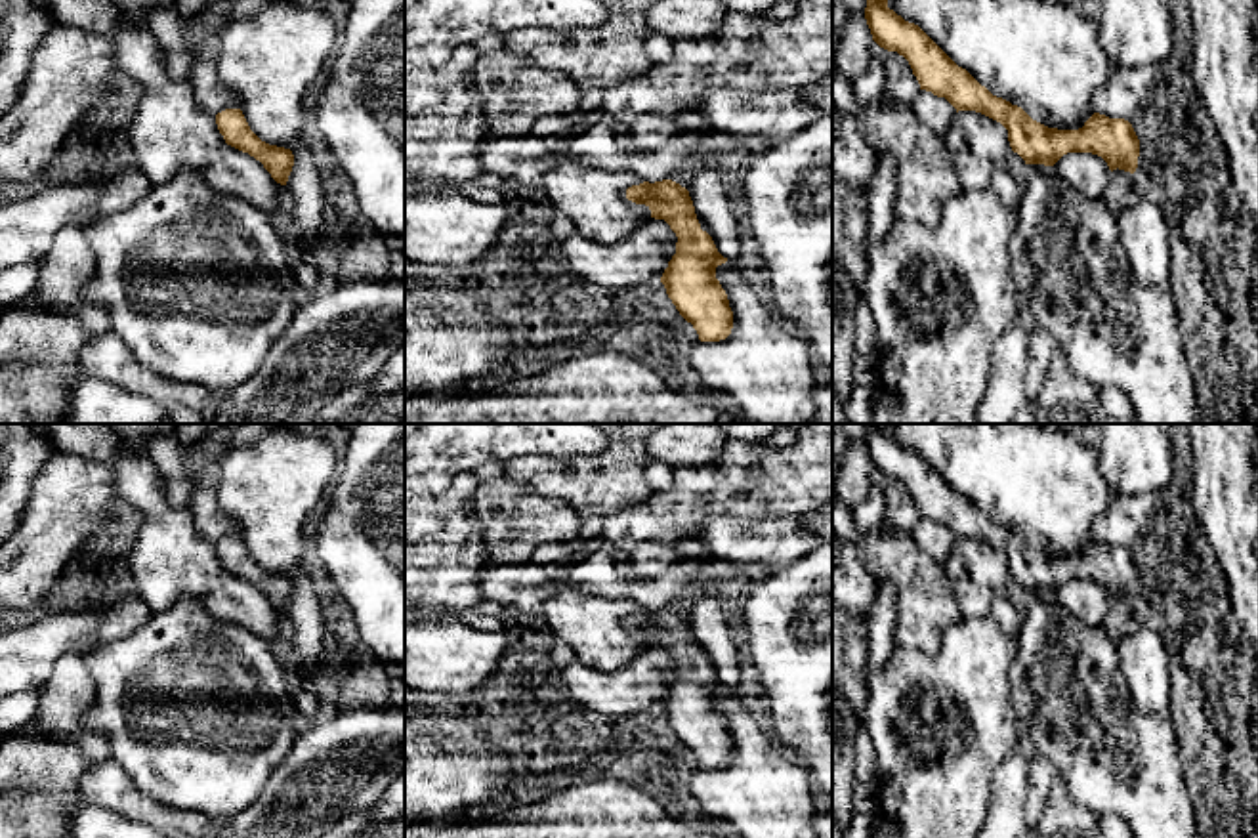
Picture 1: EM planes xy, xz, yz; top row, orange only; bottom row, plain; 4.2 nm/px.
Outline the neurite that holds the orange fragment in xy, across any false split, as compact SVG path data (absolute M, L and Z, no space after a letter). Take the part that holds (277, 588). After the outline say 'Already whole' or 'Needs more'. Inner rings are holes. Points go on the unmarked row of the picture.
M288 426L269 429L256 445L229 450L216 462L212 477L218 502L241 529L239 536L216 542L225 571L263 592L271 605L286 613L294 594L290 575L302 569L305 523L323 508L338 475L336 450L325 437L307 435Z. Needs more

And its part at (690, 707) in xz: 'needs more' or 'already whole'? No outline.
needs more

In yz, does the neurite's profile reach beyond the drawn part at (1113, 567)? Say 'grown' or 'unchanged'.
grown

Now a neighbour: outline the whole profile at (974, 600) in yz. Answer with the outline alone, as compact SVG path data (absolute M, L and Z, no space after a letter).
M966 573L953 584L953 594L960 618L981 618L991 613L995 592L972 580Z

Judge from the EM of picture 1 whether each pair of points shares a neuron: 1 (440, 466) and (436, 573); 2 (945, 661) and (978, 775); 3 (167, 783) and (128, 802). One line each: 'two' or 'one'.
1: two
2: one
3: two

